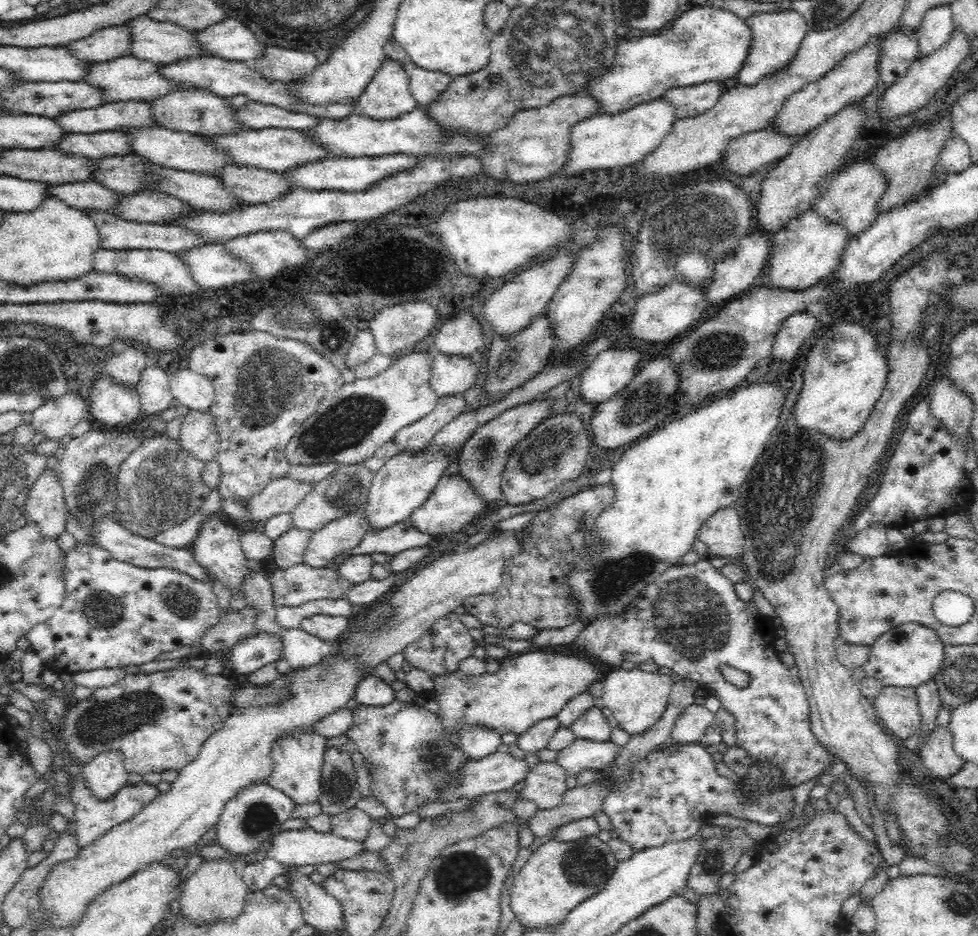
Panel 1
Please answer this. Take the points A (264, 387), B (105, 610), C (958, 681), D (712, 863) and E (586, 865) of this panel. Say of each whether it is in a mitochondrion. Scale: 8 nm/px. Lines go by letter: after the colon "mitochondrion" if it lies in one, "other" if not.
A: mitochondrion
B: mitochondrion
C: mitochondrion
D: mitochondrion
E: mitochondrion

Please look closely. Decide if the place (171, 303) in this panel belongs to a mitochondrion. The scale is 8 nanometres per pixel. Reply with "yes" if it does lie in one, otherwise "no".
no

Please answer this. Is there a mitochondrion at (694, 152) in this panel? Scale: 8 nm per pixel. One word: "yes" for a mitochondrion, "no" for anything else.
no

